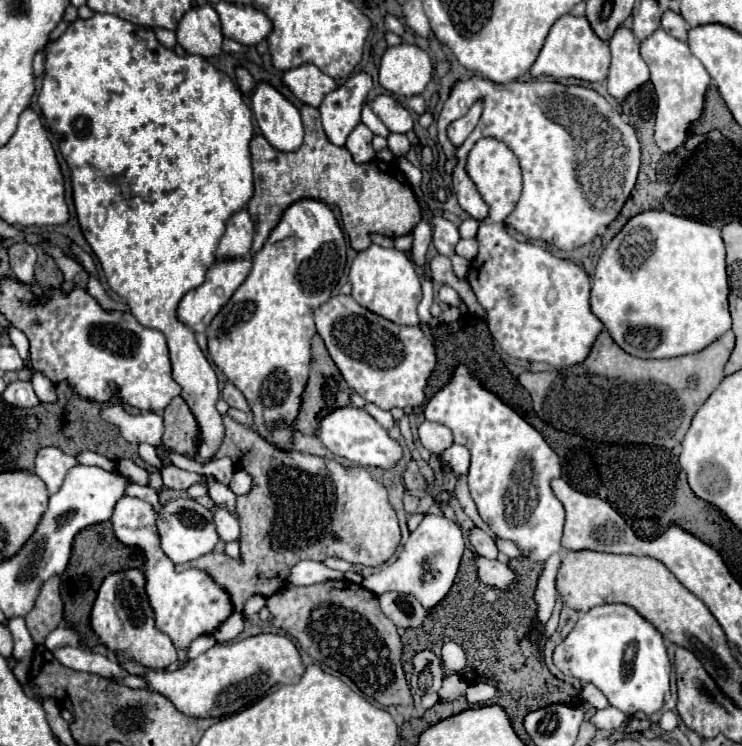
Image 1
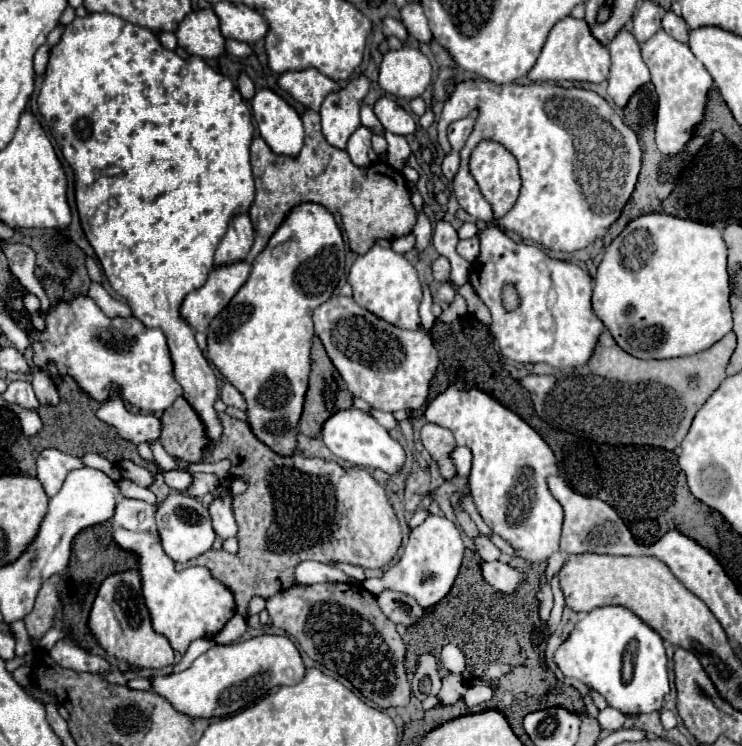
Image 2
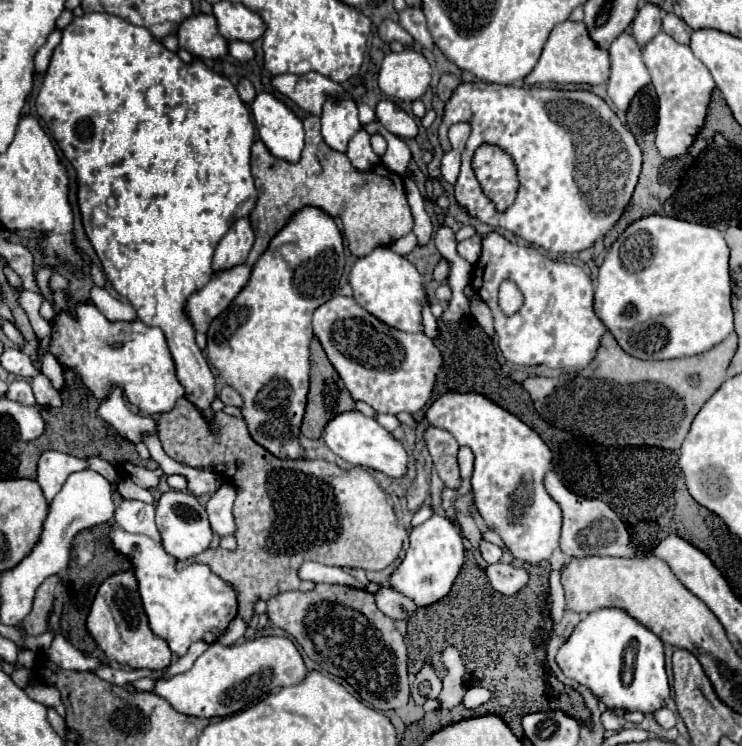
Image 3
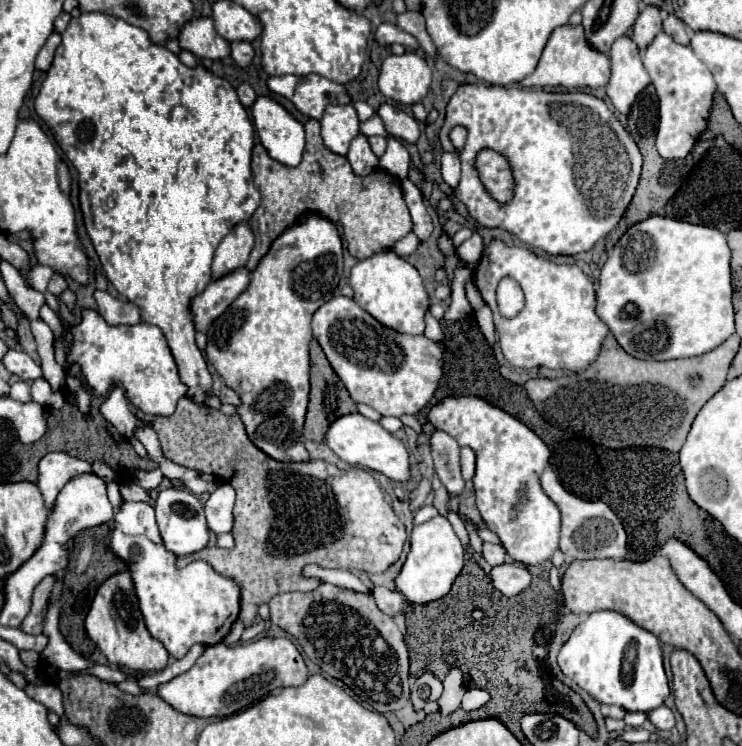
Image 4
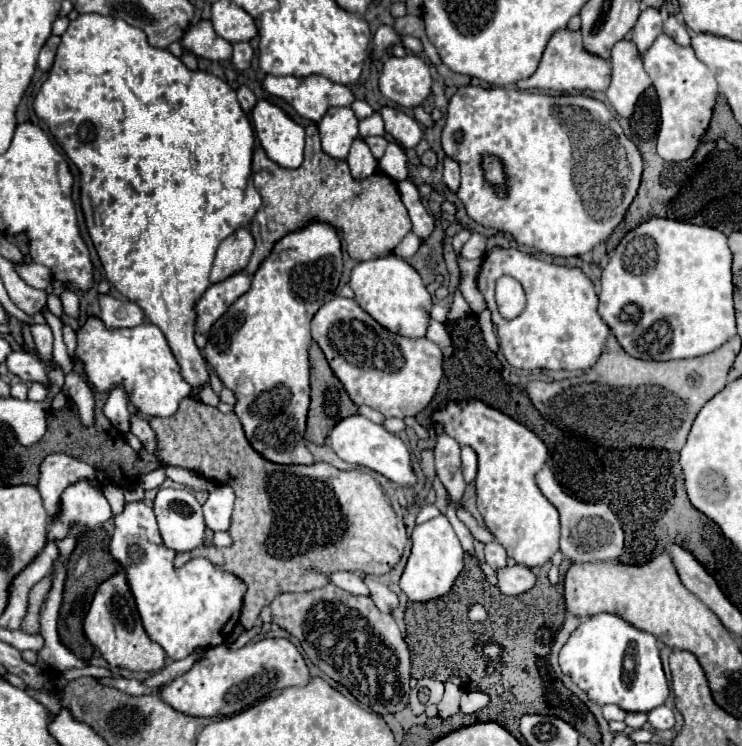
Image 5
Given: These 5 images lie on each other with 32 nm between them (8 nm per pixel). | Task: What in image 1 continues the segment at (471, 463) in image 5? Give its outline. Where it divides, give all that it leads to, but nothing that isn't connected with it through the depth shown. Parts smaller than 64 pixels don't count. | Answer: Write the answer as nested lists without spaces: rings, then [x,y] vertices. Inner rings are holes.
[[[452,444],[442,456],[446,456],[448,464],[452,466],[452,472],[458,472],[460,476],[468,474],[468,468],[470,468],[470,452],[468,452],[468,448],[464,448],[460,444]]]

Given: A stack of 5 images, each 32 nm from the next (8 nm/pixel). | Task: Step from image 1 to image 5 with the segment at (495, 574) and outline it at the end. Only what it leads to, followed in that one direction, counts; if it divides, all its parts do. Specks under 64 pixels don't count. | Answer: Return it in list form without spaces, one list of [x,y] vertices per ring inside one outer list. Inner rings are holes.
[[[508,566],[504,568],[504,572],[496,572],[496,574],[498,574],[498,588],[506,596],[518,596],[522,592],[528,592],[536,582],[536,576],[530,568]]]

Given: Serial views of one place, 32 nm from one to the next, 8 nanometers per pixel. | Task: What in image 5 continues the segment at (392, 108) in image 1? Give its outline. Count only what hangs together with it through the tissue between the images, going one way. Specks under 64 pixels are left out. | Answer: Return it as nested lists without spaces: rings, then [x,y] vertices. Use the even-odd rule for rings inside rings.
[[[382,108],[380,110],[384,124],[386,124],[386,132],[404,148],[416,148],[420,138],[422,138],[422,130],[418,126],[418,122],[414,118],[410,118],[408,114],[396,110],[396,108]]]

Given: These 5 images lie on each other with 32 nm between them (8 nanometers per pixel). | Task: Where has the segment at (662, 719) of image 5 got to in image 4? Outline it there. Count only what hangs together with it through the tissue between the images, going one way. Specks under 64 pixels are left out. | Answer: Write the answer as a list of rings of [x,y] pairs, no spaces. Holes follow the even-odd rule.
[[[660,706],[660,708],[652,710],[648,714],[648,718],[650,718],[650,722],[658,730],[670,730],[670,728],[674,728],[674,714],[672,714],[672,710],[668,706]]]

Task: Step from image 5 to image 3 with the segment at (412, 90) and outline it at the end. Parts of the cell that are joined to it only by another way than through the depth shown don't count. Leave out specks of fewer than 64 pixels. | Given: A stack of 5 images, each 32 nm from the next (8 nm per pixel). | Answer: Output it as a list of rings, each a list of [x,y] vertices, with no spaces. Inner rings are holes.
[[[406,48],[400,54],[386,54],[380,66],[378,86],[390,98],[414,102],[424,96],[426,88],[430,86],[430,80],[432,70],[428,60],[420,52]]]

